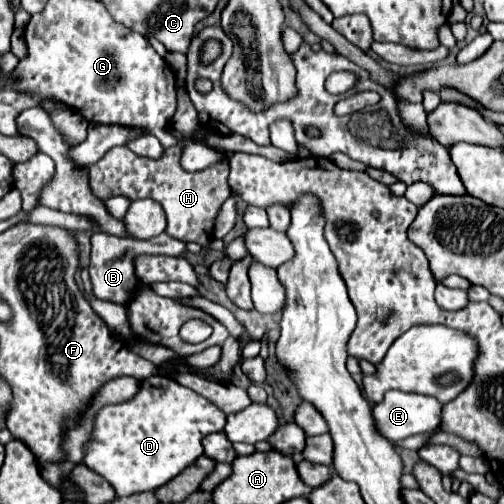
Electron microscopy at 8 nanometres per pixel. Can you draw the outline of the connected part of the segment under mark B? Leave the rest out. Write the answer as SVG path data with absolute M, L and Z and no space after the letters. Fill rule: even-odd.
M165 232L151 238L151 240L127 240L111 234L93 234L91 236L91 284L93 284L93 296L99 300L115 302L119 306L127 306L131 298L135 296L135 288L139 286L139 278L135 274L135 258L141 254L167 254L167 256L179 256L185 250L185 242L175 240L167 236Z

